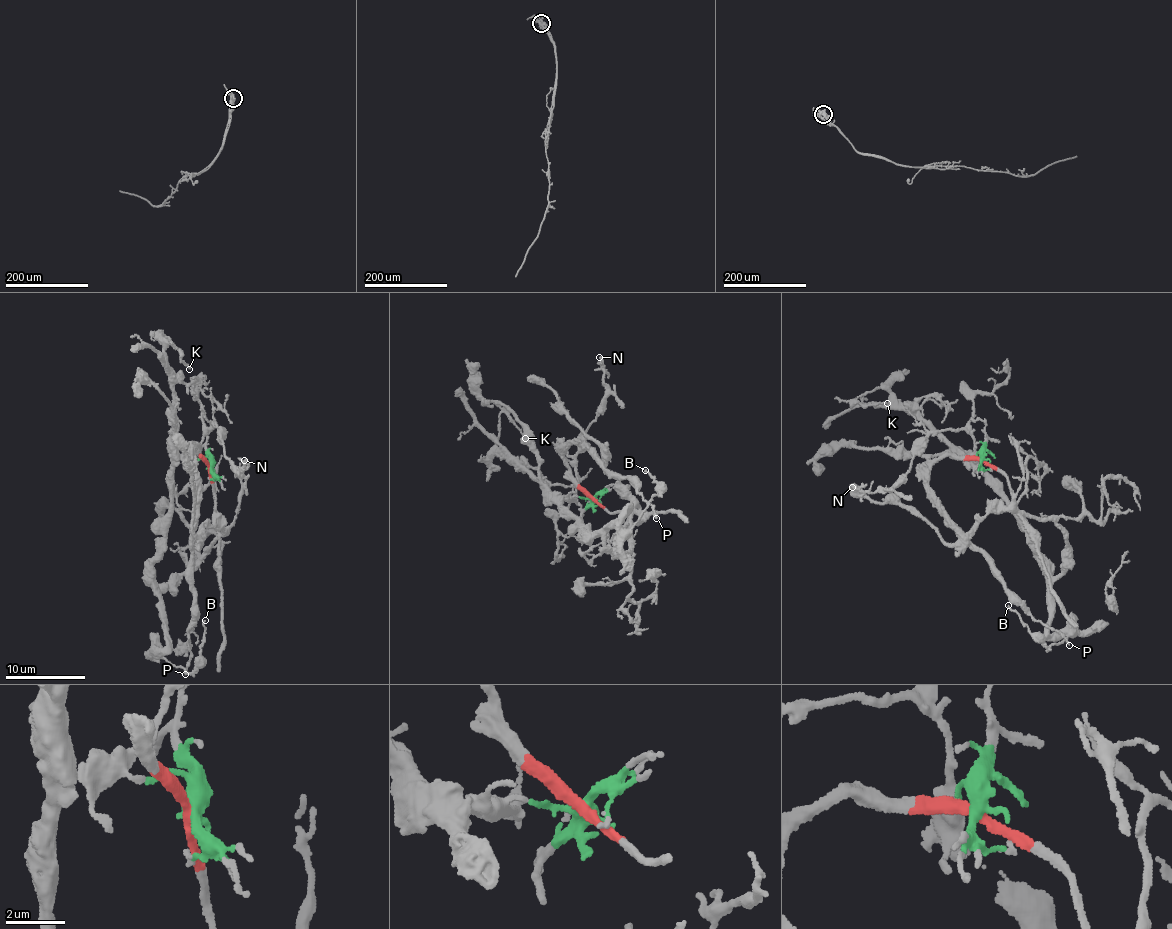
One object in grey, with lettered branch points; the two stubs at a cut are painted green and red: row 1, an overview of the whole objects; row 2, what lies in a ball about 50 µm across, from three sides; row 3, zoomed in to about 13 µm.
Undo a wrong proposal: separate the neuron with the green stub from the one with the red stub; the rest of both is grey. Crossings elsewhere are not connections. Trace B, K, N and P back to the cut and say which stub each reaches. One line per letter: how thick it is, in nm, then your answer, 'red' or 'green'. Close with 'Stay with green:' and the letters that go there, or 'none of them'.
B: 150 nm | green
K: 160 nm | green
N: 200 nm | green
P: 150 nm | red
Stay with green: B, K, N

